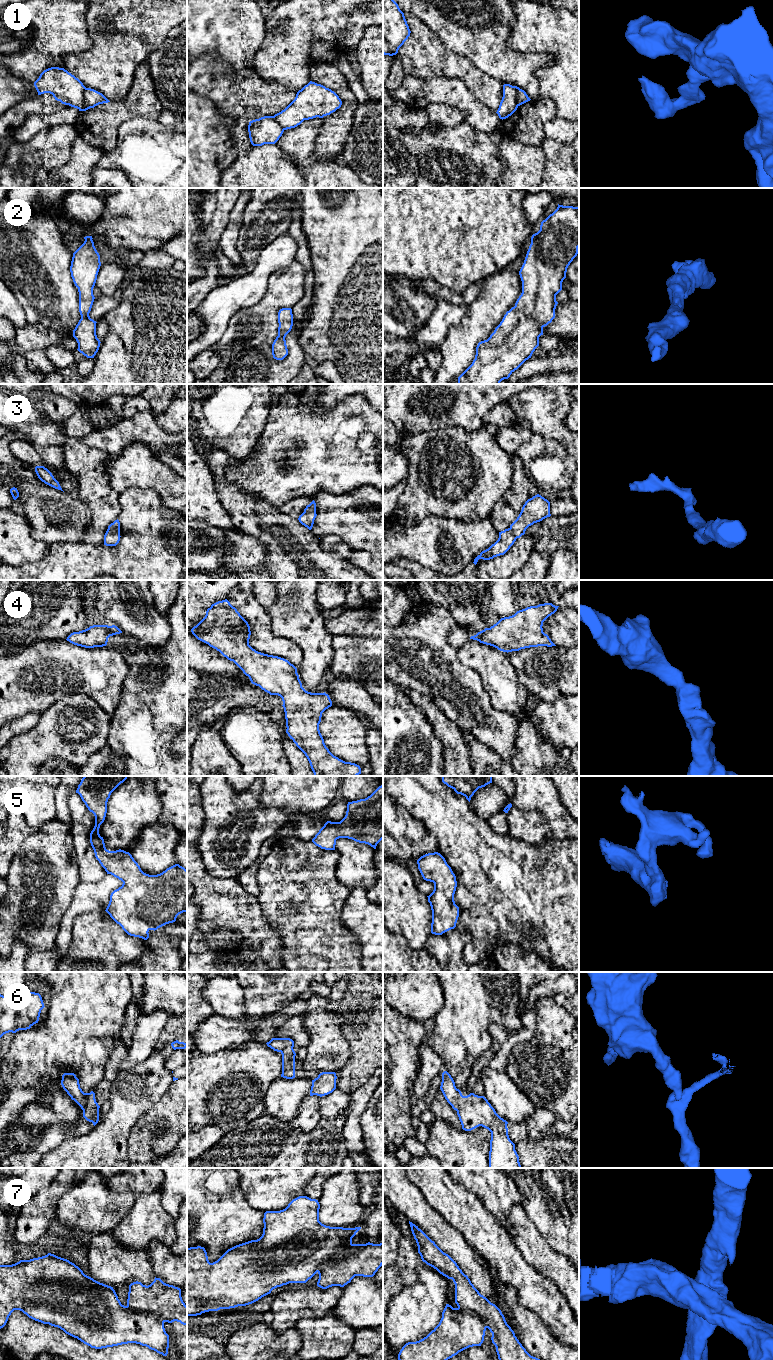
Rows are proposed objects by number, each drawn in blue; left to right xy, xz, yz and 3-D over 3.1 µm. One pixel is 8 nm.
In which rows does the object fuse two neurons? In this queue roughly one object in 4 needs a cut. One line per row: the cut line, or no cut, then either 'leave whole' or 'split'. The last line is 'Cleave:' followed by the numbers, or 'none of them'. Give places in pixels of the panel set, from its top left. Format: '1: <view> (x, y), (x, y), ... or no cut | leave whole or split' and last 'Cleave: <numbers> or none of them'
1: xy (85, 87), (83, 102), (79, 109) | split
2: no cut | leave whole
3: no cut | leave whole
4: no cut | leave whole
5: no cut | leave whole
6: no cut | leave whole
7: xz (352, 1244), (340, 1258), (324, 1262), (317, 1271) | split
Cleave: 1, 7

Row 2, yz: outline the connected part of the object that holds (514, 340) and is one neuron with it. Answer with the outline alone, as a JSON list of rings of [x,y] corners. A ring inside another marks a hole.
[[[559,205],[541,222],[519,271],[522,293],[487,340],[476,347],[472,364],[458,377],[458,384],[500,384],[531,358],[543,328],[555,318],[556,295],[562,290],[567,268],[578,254],[579,207]]]

